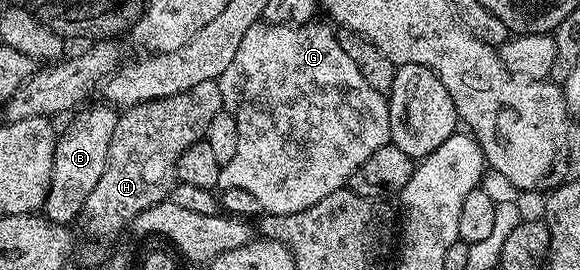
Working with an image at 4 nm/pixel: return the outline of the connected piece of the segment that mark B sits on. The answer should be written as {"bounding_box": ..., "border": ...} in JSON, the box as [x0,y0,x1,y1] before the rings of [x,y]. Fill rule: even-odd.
{"bounding_box":[44,105,119,224],"border":[[[109,105],[101,106],[90,107],[83,115],[75,114],[74,124],[63,135],[61,132],[57,136],[52,181],[44,208],[45,218],[51,223],[73,224],[73,219],[75,222],[81,216],[84,201],[88,201],[88,193],[92,193],[96,181],[100,181],[104,173],[104,165],[108,161],[108,145],[112,145],[112,133],[116,133],[119,112]]]}

